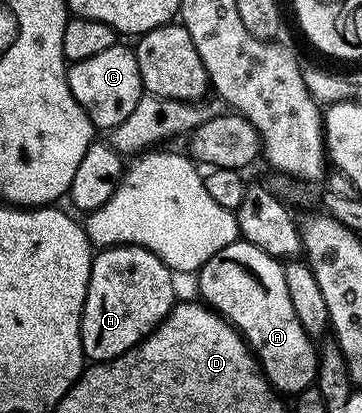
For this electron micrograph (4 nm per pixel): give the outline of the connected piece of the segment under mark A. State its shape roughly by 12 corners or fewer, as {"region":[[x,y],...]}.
{"region":[[238,239],[200,300],[237,328],[278,394],[316,382],[318,350],[285,265]]}

